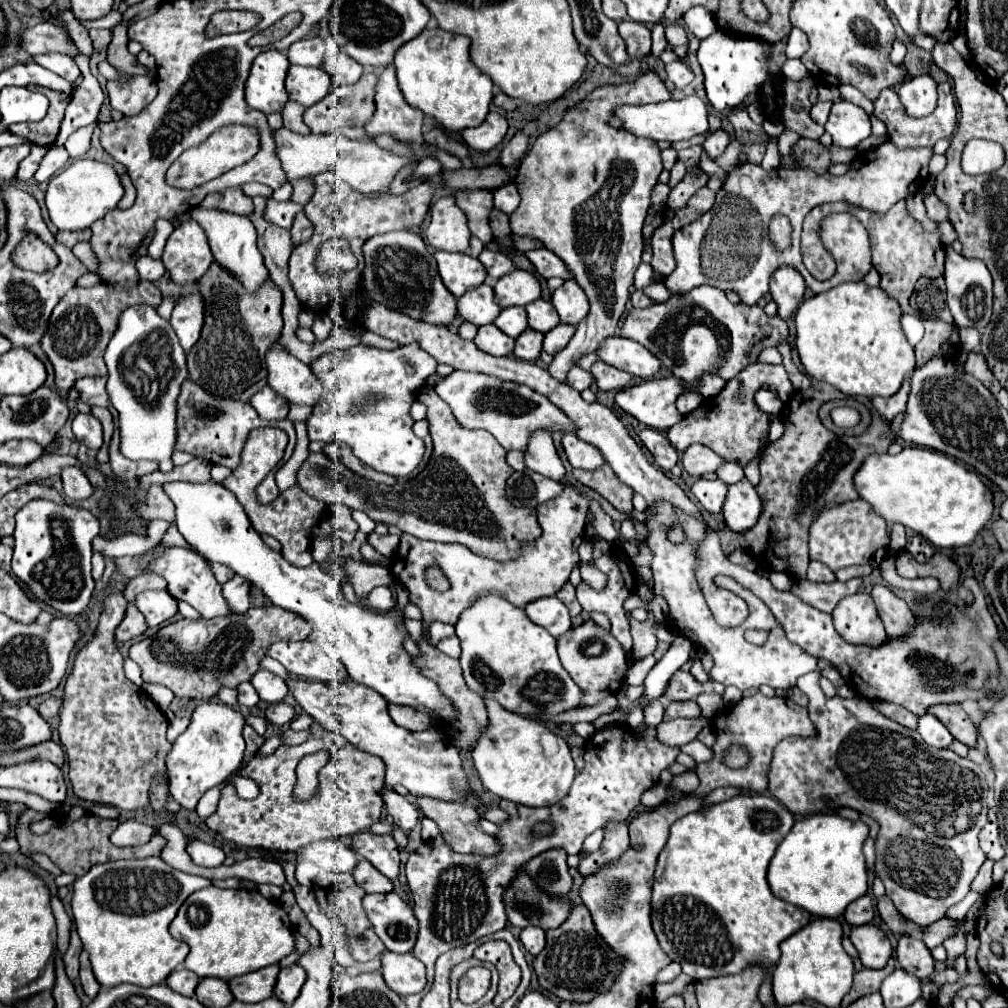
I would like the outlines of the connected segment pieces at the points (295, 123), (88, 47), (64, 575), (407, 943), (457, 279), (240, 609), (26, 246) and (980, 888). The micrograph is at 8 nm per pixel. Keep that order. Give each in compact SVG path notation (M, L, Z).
M289 101L289 103L283 107L283 111L281 111L281 115L283 115L283 127L287 127L287 129L291 129L291 131L297 131L297 133L301 133L301 135L309 133L309 127L307 127L307 125L303 123L303 119L301 119L303 111L305 111L303 105L299 105L299 103L295 103L295 101Z
M64 11L56 16L59 21L66 23L66 29L70 37L75 41L80 52L84 55L91 56L93 52L92 41L88 30L75 19L71 11Z
M33 499L15 515L15 521L13 573L29 585L37 599L45 601L61 615L83 613L95 589L91 575L91 541L99 535L97 517L77 505Z
M391 891L385 895L365 895L363 907L387 951L413 951L419 933L419 923L411 905L407 905L397 893Z
M437 251L437 269L439 275L445 283L445 287L455 295L463 295L471 287L477 287L485 281L487 273L479 259L467 255L467 253L447 253L447 251Z
M235 575L233 579L229 579L223 585L223 595L229 603L229 607L233 607L235 613L245 613L251 607L251 583L239 575Z
M29 235L17 245L17 249L13 253L13 261L23 269L47 271L57 265L57 255L39 237Z
M989 859L983 863L983 867L979 869L979 875L977 875L977 879L971 883L971 889L973 889L973 891L977 891L977 893L983 893L983 891L987 891L987 889L991 887L991 883L993 883L993 865L994 862Z

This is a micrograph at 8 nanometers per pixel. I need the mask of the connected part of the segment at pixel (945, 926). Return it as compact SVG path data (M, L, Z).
M941 918L935 923L928 926L923 934L923 941L926 947L931 951L945 940L947 937L954 935L957 932L957 925L960 921Z

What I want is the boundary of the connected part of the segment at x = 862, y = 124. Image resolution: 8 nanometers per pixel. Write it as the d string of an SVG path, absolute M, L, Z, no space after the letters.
M833 103L829 119L825 123L825 131L833 137L833 143L837 147L857 147L863 139L871 135L869 115L853 103Z

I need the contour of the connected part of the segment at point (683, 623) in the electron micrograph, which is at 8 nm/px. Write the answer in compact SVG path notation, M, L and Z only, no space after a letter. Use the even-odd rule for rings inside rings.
M659 501L655 503L649 511L647 511L647 537L645 543L649 545L651 553L653 553L653 561L651 561L651 571L653 571L653 581L655 581L655 595L663 597L669 605L669 619L667 623L671 625L673 631L683 631L689 629L697 643L713 655L713 669L711 669L711 679L719 681L723 685L735 685L741 691L747 689L759 689L759 685L771 685L773 689L791 689L795 687L797 679L809 671L817 669L817 659L807 655L799 645L791 643L785 637L785 631L779 627L779 623L775 621L775 617L771 615L771 611L767 609L767 605L755 597L751 591L747 591L745 587L737 585L733 579L729 577L717 577L715 585L733 591L735 595L739 595L741 599L745 599L745 603L749 605L749 617L743 623L743 627L739 629L721 629L717 627L711 611L707 609L707 603L703 599L701 587L695 579L695 571L697 571L697 561L699 561L699 545L703 543L703 539L707 537L707 523L703 519L691 517L685 511L681 511L679 507L667 503L667 501ZM677 527L683 531L685 541L681 545L675 545L669 541L667 533ZM747 629L767 629L769 637L763 645L753 645L749 641L745 641L745 631Z

